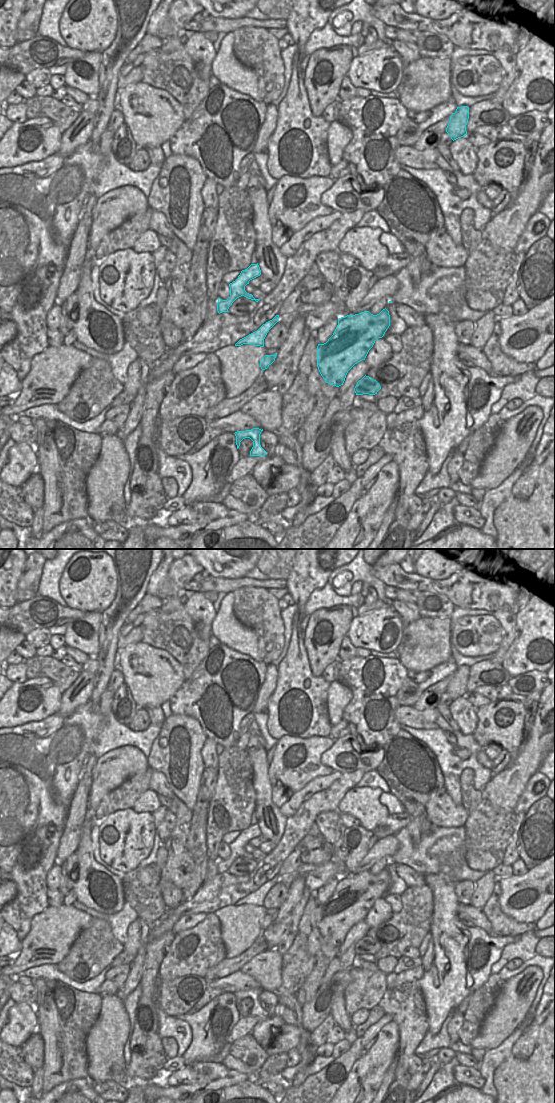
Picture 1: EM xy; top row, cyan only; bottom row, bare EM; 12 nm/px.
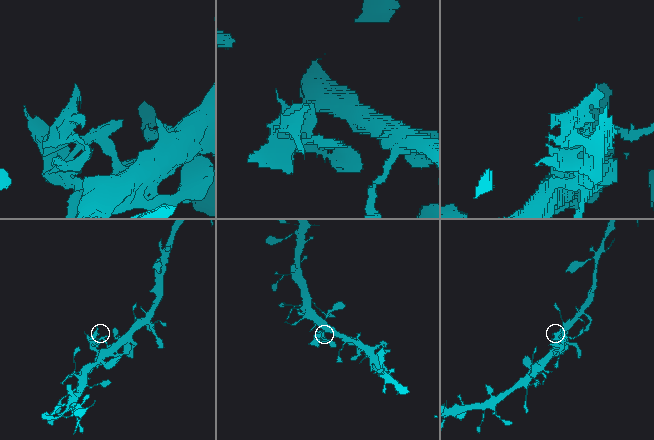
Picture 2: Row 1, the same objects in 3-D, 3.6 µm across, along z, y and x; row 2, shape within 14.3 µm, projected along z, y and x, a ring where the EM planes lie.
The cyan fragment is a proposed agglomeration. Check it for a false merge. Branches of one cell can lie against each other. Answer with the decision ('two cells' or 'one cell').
two cells

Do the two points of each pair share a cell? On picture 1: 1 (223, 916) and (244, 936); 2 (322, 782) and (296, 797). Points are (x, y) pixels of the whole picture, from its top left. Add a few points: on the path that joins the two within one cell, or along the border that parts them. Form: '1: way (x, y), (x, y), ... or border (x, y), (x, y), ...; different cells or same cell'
1: way (228, 920), (239, 931); same cell
2: way (316, 785), (302, 795); same cell

